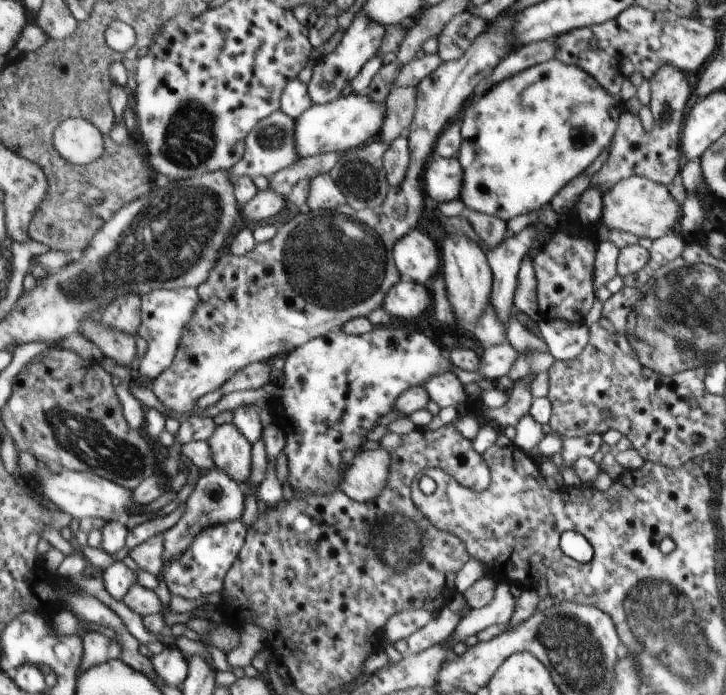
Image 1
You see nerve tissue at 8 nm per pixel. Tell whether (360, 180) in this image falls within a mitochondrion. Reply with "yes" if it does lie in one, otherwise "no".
yes

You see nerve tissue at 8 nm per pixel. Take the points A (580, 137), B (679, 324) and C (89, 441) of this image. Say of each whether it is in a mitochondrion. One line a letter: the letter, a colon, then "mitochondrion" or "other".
A: mitochondrion
B: mitochondrion
C: mitochondrion

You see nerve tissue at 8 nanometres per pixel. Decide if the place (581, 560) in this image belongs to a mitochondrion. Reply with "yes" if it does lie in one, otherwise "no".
no

